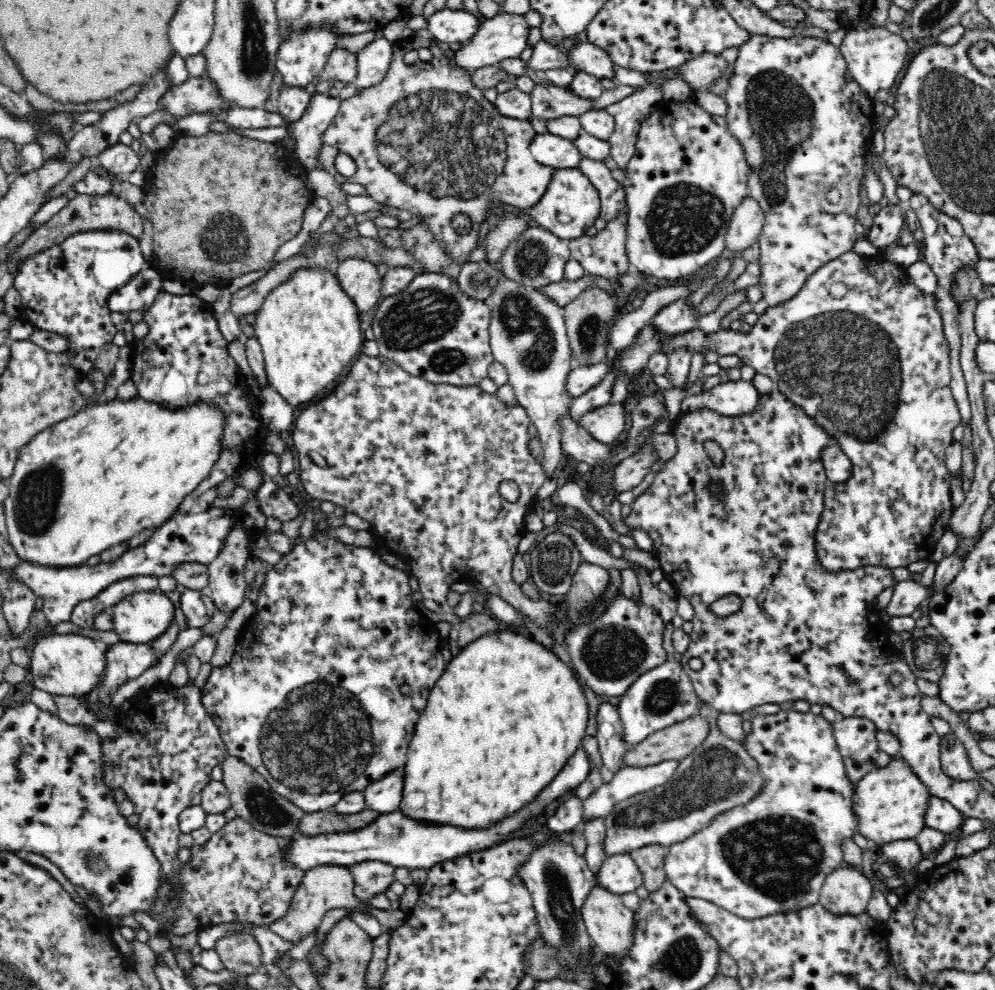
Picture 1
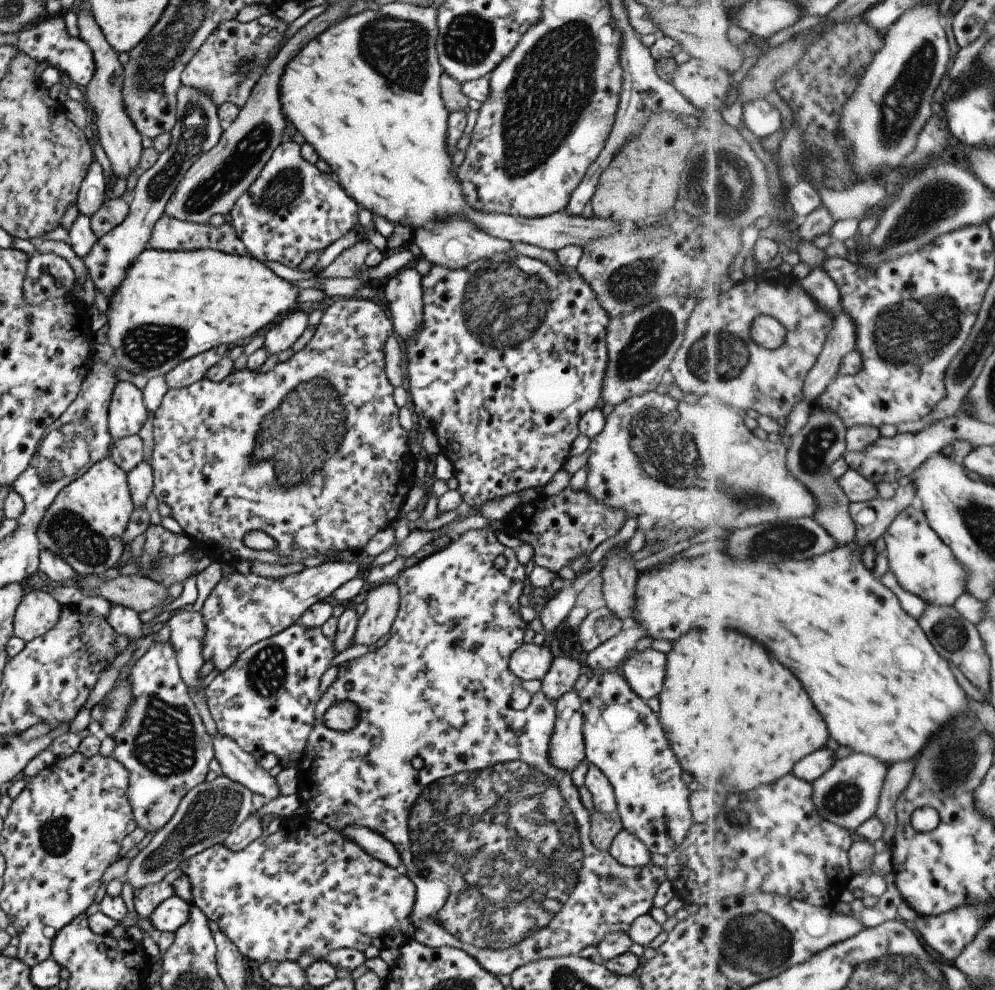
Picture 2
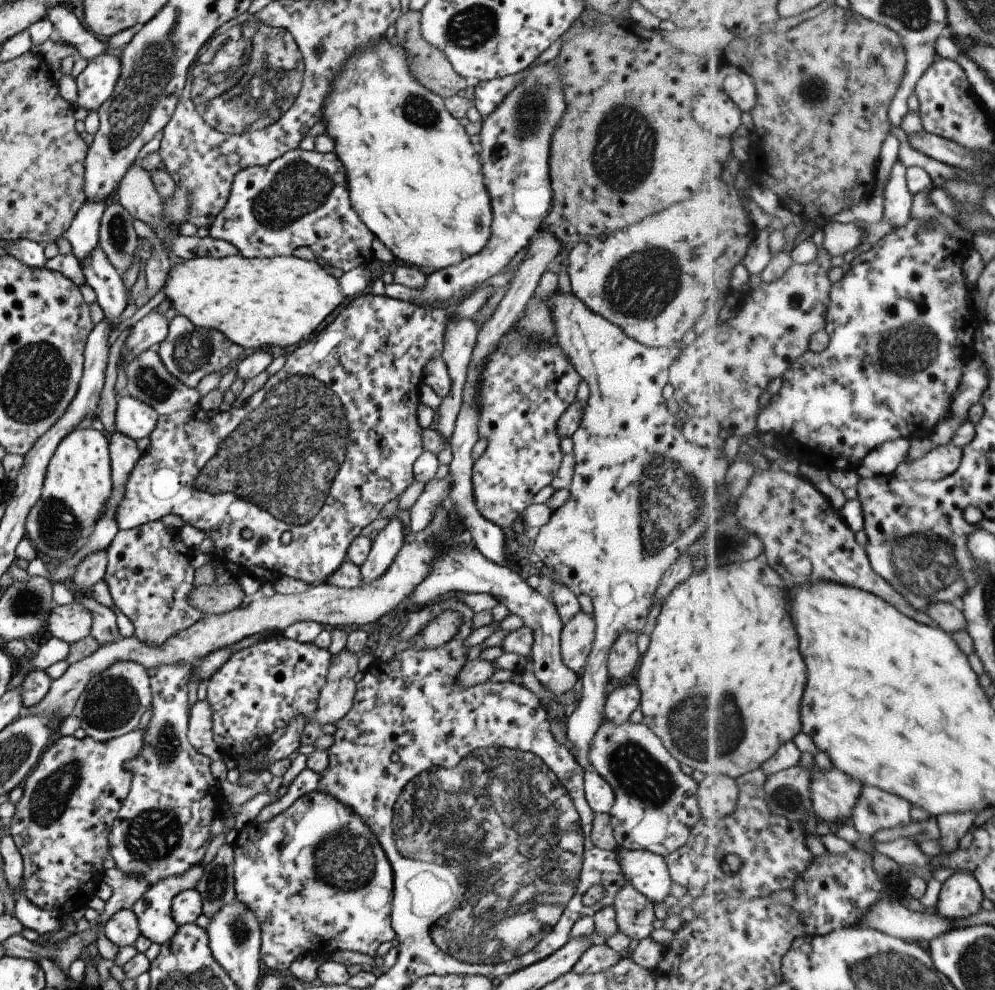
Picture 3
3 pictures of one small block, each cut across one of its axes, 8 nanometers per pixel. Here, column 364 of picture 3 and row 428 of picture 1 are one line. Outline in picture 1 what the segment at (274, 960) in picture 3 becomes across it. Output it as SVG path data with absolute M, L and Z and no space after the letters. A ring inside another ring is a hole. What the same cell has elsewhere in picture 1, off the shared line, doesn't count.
M854 251L844 252L844 254L840 254L840 256L832 258L832 260L828 260L826 264L822 264L818 270L814 270L814 274L808 276L800 292L796 292L796 296L786 300L786 302L780 302L778 306L766 308L764 314L758 314L756 322L750 326L749 331L743 332L741 330L732 330L731 328L721 328L720 330L716 330L716 332L704 332L701 328L694 328L663 340L663 338L659 336L659 330L656 330L653 324L646 324L626 348L621 349L614 358L607 361L608 372L606 372L606 376L602 378L601 382L597 383L593 388L590 388L585 394L582 394L582 396L574 398L570 405L572 419L580 424L582 416L586 414L586 412L610 404L610 402L612 402L611 398L614 384L620 382L620 379L622 379L625 384L635 381L636 378L646 370L652 355L662 354L668 356L678 349L686 349L686 351L690 353L690 356L696 353L710 354L711 352L716 352L718 356L735 354L740 358L742 364L752 366L756 373L769 376L777 385L780 392L796 405L802 406L802 409L806 411L808 416L816 419L816 423L818 423L820 427L824 427L824 431L828 432L828 435L838 441L842 451L844 451L850 458L850 461L852 461L854 468L852 476L848 481L840 484L829 481L826 484L824 510L820 512L821 516L818 522L816 535L814 535L814 540L816 540L814 542L814 555L818 557L818 563L822 565L822 569L828 573L839 573L842 571L853 571L868 565L884 566L892 569L907 567L909 564L912 564L912 562L916 562L916 560L922 560L922 558L931 556L938 540L949 531L949 521L955 509L954 505L952 505L950 474L948 474L948 470L946 469L945 454L946 449L953 444L953 431L957 426L962 424L962 419L960 410L957 408L957 403L951 392L948 345L946 345L942 319L940 319L940 313L936 311L935 302L936 297L934 295L923 294L914 283L912 283L904 270L896 264L882 259L881 253L878 252L876 255L867 257L860 256L854 253Z

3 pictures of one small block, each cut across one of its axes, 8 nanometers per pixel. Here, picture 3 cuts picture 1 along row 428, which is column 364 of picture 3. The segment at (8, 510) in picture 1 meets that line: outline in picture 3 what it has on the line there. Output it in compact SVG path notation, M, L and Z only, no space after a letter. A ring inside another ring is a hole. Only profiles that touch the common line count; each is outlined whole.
M385 39L381 40L381 42L375 42L375 44L371 44L371 46L366 48L359 48L357 52L351 58L347 58L347 64L343 64L343 68L337 72L337 76L335 76L335 80L331 82L331 92L327 94L327 98L323 100L323 120L325 123L325 133L331 140L333 140L333 146L335 147L332 151L337 158L339 158L339 162L343 164L343 169L345 172L345 177L347 178L347 192L349 203L351 209L357 214L361 223L371 232L374 237L376 237L381 243L387 247L387 250L391 252L393 257L397 260L401 260L401 262L405 262L406 265L410 265L413 267L419 268L433 268L433 270L437 271L446 267L450 267L451 265L457 265L461 260L468 258L469 256L478 254L487 244L487 240L489 240L491 236L491 204L489 199L489 194L487 194L487 188L485 184L483 184L483 173L481 173L481 162L479 162L479 154L477 152L477 147L473 146L469 141L469 136L467 136L465 129L459 122L450 116L450 113L447 112L444 106L444 100L441 100L439 96L435 96L435 94L431 93L427 88L423 88L413 76L409 76L408 65L407 65L407 54L401 50L397 46L396 43L391 40L391 42L387 42Z

